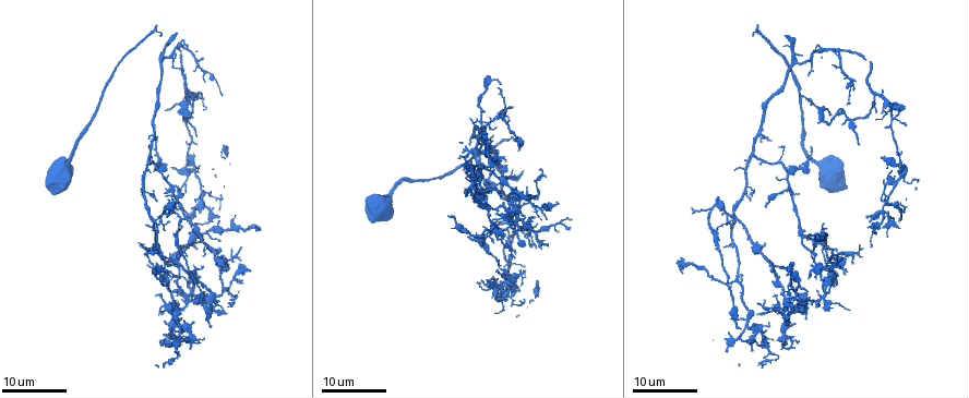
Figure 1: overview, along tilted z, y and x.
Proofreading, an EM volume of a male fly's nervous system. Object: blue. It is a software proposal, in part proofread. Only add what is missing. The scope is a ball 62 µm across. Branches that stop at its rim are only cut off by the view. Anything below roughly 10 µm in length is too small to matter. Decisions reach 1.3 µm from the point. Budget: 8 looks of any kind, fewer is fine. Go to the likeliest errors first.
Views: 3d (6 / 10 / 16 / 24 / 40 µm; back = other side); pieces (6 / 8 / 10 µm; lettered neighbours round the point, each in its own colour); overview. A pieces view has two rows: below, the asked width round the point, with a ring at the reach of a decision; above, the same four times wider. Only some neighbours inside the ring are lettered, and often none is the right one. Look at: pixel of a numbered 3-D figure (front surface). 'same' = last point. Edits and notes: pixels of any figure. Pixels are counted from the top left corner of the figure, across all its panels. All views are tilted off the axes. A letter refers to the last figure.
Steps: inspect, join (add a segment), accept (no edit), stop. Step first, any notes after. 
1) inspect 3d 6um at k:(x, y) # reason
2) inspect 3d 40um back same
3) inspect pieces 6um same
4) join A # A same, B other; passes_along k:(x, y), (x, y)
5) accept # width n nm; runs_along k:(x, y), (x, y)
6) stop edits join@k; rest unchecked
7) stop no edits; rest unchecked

inspect 3d 24um at 1:(447, 216) # thin end

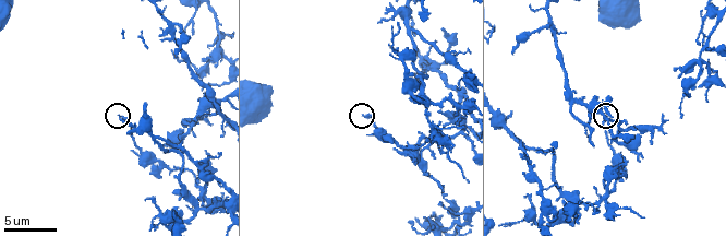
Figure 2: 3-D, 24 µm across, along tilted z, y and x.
inspect pieces 6um at 2:(363, 117)

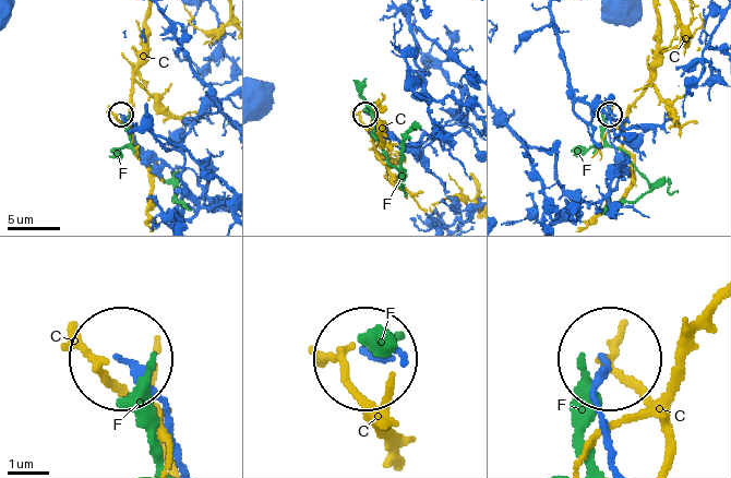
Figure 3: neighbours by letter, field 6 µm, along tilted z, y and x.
accept # width 160 nm; C other, F other; none of them fits

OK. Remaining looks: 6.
inspect pieces 6um at 2:(513, 52) # branch stops here

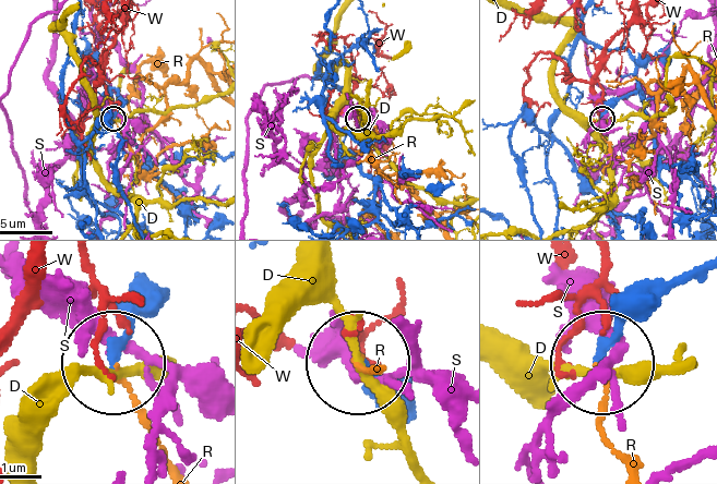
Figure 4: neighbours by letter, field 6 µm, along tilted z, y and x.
accept # width 200 nm; D other, R other, S other, W other; runs_along 4:(135, 280), (116, 363); no lettered segment goes on from it

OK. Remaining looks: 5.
inspect 3d 24um at 1:(195, 137) # thin end

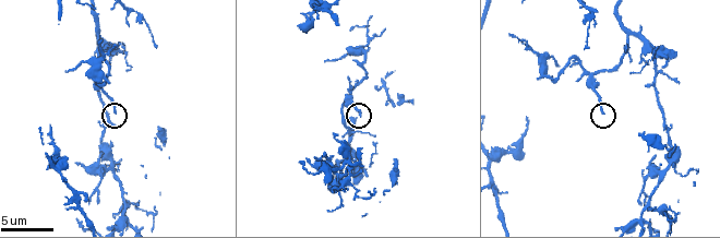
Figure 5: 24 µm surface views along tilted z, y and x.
inspect pieces 10um at 5:(602, 111)

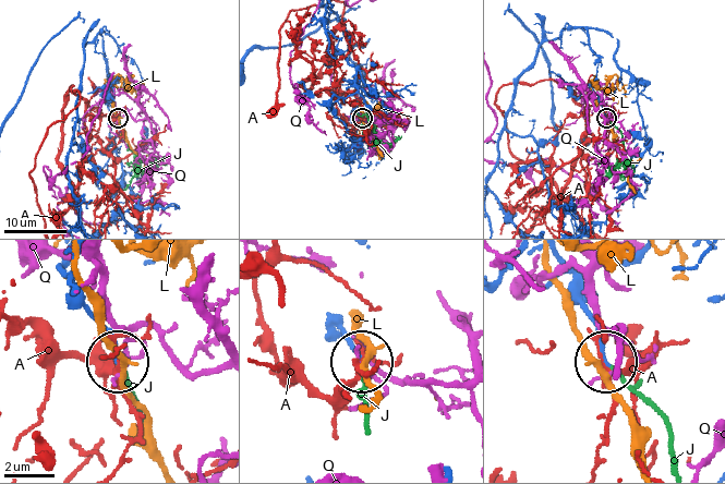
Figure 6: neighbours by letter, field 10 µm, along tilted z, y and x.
join J # width 150 nm; A other, J same, L other, Q other; passes_along 6:(580, 299), (609, 365), (663, 425), (672, 463); it goes on there

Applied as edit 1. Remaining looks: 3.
inspect overview

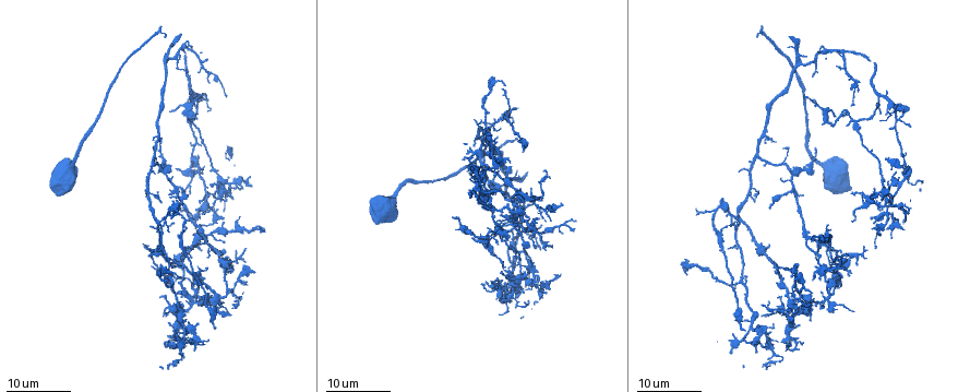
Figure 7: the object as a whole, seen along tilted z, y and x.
inspect 3d 24um at 7:(482, 283) # thin end

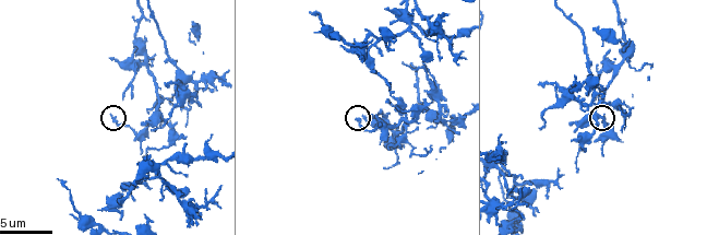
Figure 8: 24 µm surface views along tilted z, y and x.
inspect pieces 6um at 8:(354, 118) # what lies round it

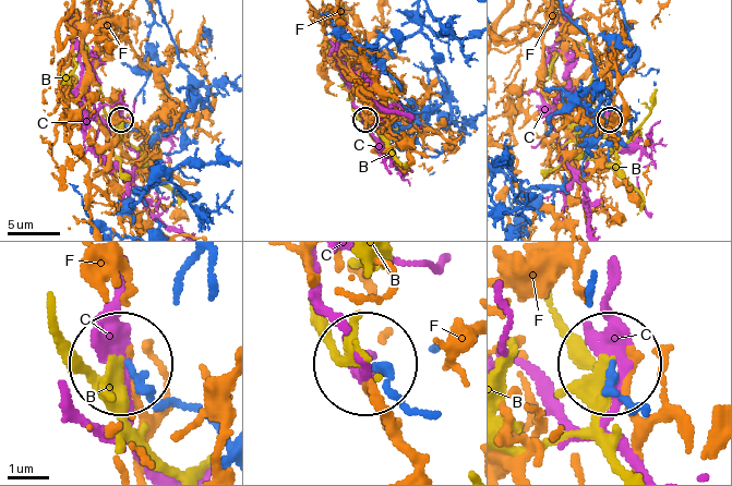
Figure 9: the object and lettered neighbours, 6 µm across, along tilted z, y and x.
accept # B other, C other, F other; runs_along 9:(418, 411), (375, 364); no lettered segment goes on from it

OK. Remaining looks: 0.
stop edits join@6; rest unchecked

